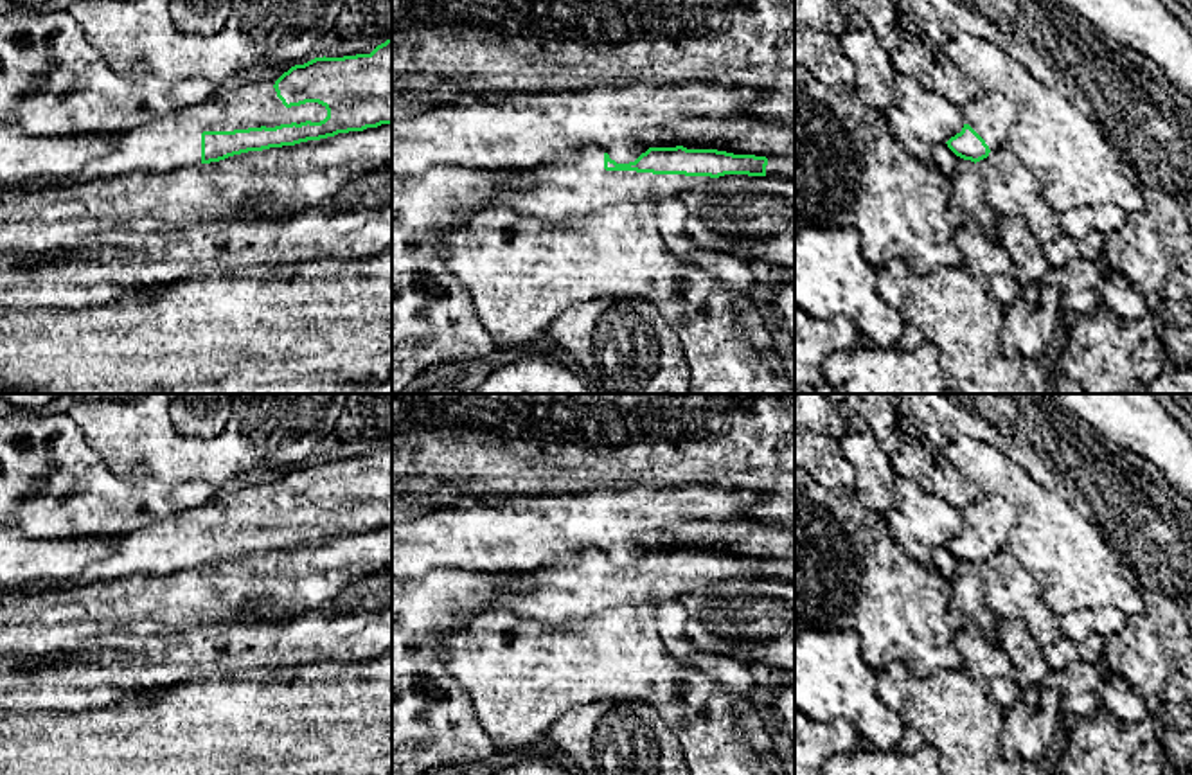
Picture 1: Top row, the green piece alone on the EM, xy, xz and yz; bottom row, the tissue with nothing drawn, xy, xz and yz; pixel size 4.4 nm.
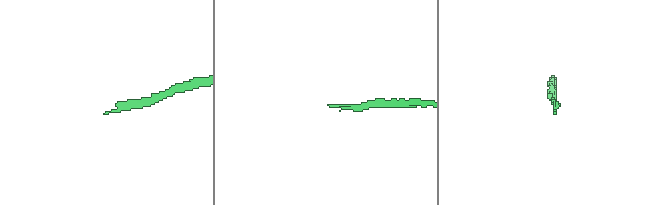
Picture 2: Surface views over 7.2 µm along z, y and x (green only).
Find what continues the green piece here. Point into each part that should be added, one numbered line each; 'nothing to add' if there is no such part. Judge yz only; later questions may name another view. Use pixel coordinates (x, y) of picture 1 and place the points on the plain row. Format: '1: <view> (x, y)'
1: yz (991, 518)

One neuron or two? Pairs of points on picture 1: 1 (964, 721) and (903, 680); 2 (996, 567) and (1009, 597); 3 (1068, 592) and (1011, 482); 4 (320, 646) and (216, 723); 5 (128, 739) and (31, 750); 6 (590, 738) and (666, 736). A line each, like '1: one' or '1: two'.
1: one
2: one
3: one
4: two
5: one
6: one

